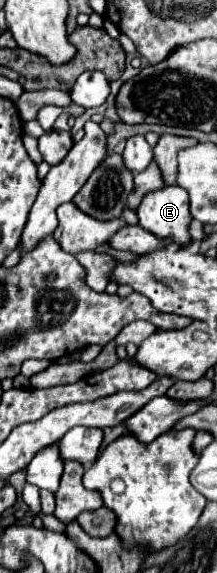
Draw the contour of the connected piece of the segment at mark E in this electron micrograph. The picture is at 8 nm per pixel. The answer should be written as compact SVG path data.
M166 185L146 193L138 207L138 219L144 229L158 237L172 237L178 247L188 245L188 225L192 221L188 191L180 185Z

